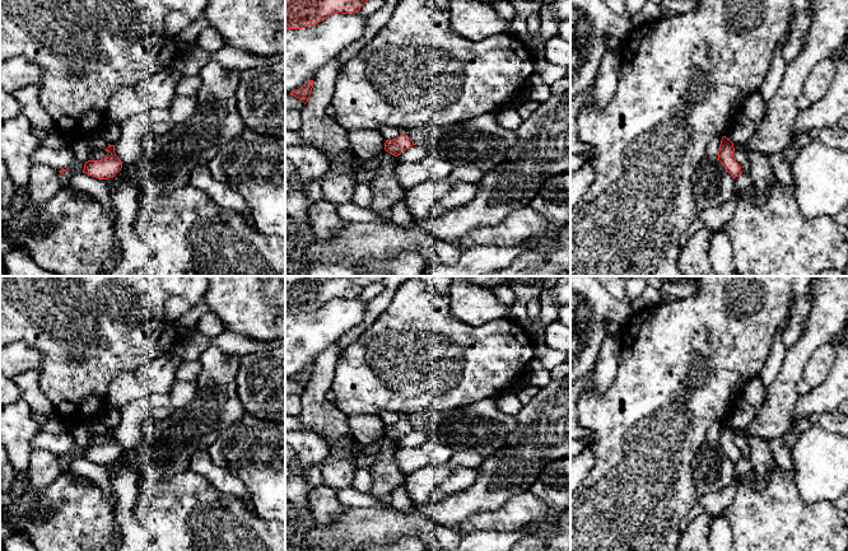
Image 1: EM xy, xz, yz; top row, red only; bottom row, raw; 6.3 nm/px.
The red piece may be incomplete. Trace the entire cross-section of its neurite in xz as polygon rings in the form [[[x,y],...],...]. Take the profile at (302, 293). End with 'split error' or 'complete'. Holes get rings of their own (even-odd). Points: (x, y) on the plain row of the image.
[[[285,276],[285,314],[300,314],[316,310],[332,299],[359,296],[371,284],[385,276]]]; complete

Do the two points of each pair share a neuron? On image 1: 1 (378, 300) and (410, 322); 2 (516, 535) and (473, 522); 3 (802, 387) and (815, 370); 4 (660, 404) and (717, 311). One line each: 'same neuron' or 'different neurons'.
1: different neurons
2: different neurons
3: different neurons
4: same neuron

